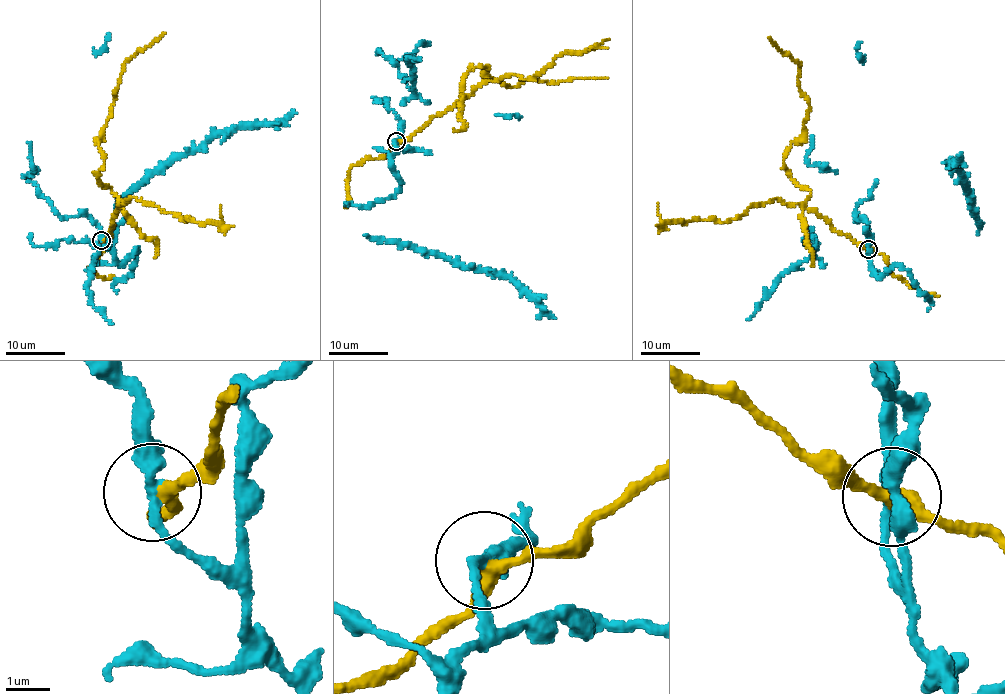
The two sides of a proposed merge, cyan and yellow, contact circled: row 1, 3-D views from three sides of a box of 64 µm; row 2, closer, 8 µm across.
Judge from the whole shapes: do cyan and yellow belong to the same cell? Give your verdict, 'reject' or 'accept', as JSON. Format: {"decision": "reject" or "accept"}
{"decision": "reject"}

